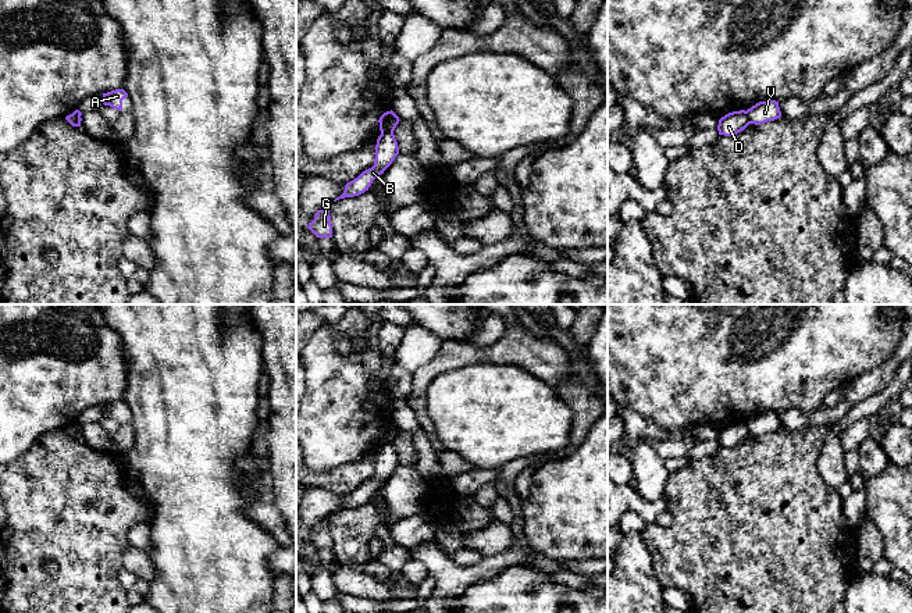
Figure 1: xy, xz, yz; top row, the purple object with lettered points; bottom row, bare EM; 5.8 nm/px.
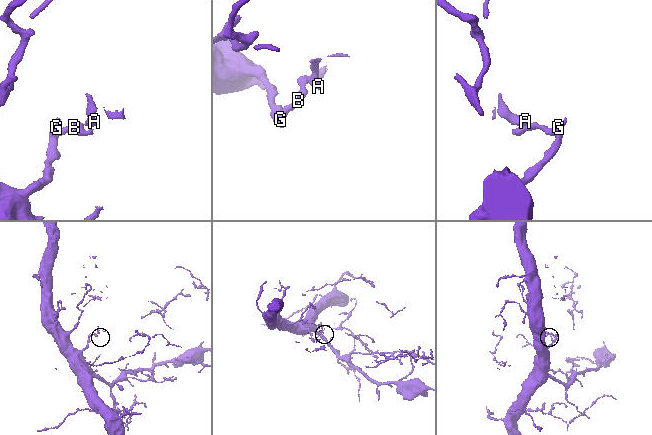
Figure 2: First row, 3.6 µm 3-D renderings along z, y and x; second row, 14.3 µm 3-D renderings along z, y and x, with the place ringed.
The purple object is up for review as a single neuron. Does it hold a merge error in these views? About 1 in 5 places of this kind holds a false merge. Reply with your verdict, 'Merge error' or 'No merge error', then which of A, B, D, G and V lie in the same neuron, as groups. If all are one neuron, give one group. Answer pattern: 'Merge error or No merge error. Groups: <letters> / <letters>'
Merge error. Groups: A D / B G V

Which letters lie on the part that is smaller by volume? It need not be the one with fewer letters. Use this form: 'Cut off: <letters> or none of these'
Cut off: A, D

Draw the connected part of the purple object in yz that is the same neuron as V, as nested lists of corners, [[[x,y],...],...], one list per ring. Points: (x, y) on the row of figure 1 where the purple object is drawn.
[[[766,100],[759,101],[751,108],[747,110],[747,115],[751,124],[760,125],[767,121],[774,121],[781,117],[781,111],[779,107],[779,101],[776,100]]]

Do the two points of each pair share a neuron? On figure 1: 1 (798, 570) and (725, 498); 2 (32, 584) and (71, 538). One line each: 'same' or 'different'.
1: same
2: same

